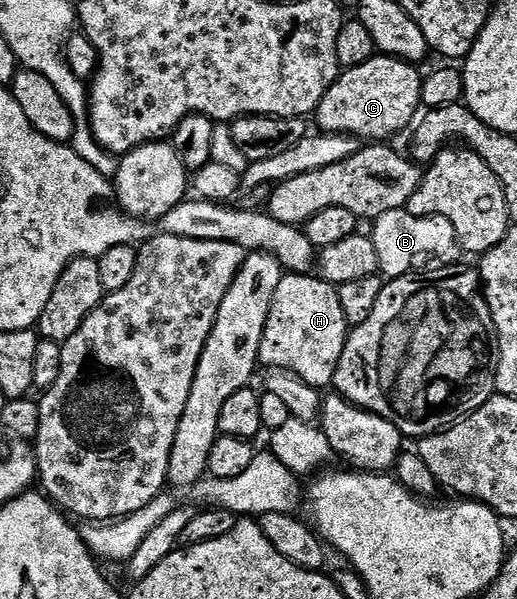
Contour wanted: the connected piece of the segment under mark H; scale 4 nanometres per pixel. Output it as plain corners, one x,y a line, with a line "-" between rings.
290,273
283,276
268,311
259,362
274,371
293,373
311,387
329,386
346,346
348,326
340,307
338,290
321,276

